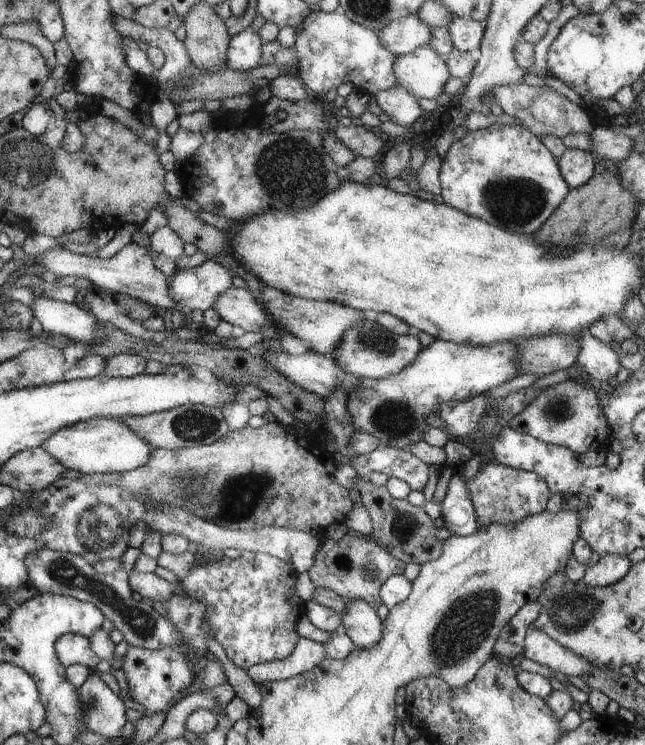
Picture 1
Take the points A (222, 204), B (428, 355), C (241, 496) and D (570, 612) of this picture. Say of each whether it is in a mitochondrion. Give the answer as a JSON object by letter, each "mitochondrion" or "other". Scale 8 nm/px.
{"A":"other","B":"other","C":"mitochondrion","D":"mitochondrion"}

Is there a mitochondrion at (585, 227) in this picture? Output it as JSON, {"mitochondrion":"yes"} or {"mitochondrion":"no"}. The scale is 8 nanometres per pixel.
{"mitochondrion":"no"}

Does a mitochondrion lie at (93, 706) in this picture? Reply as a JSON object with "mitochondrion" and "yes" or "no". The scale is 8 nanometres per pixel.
{"mitochondrion":"yes"}

